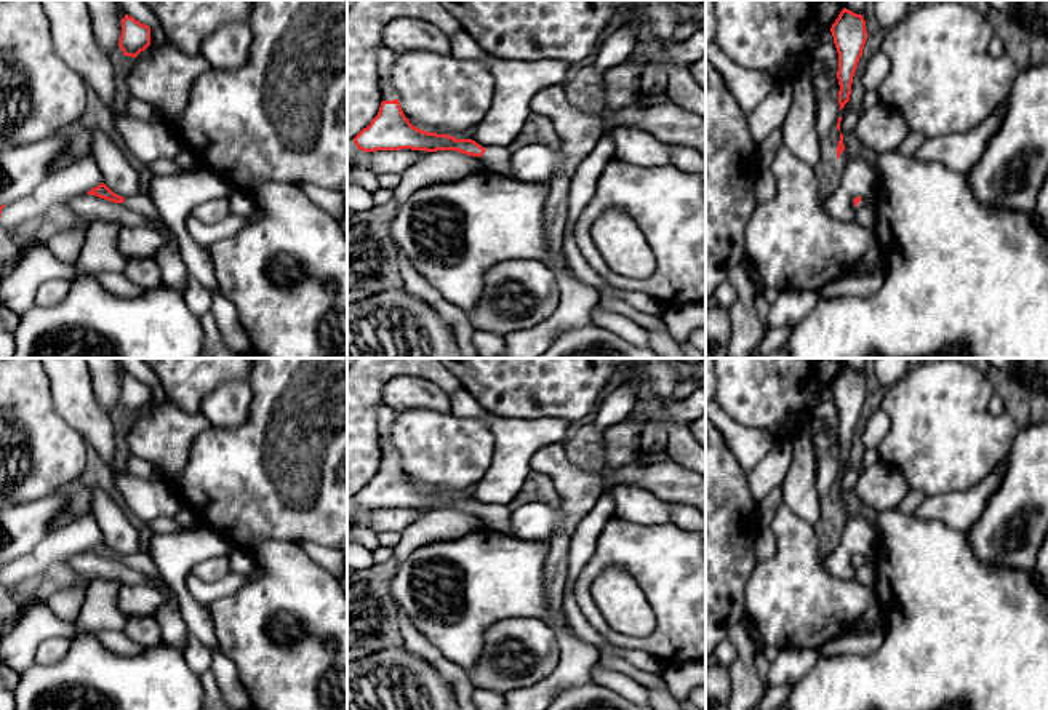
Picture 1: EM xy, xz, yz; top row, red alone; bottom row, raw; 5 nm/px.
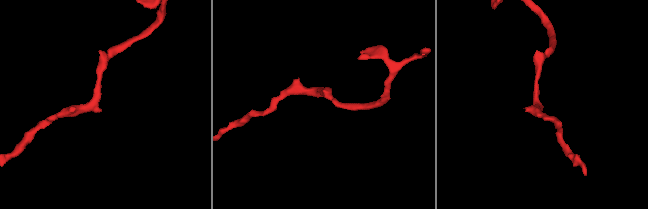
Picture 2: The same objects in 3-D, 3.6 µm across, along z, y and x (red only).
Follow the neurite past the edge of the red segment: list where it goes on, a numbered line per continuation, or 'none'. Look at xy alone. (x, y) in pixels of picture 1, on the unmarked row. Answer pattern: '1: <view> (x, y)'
1: xy (141, 562)

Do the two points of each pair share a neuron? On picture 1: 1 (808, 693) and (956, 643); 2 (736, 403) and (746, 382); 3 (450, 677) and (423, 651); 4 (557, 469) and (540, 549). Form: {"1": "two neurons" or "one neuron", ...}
{"1": "one neuron", "2": "one neuron", "3": "one neuron", "4": "two neurons"}

